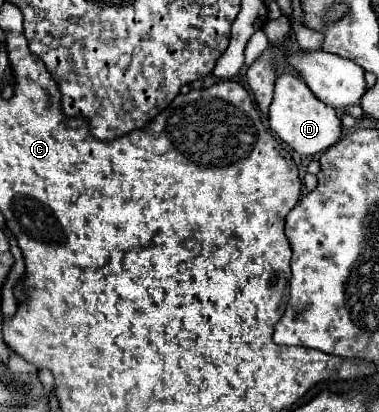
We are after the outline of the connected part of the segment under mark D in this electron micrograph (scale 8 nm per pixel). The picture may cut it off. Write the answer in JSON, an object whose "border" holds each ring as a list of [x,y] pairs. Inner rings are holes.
{"border":[[[281,73],[275,81],[275,95],[269,107],[269,127],[281,141],[301,155],[323,153],[323,149],[329,149],[341,137],[341,121],[337,111],[317,99],[307,83],[303,83],[301,77],[293,73]]]}

